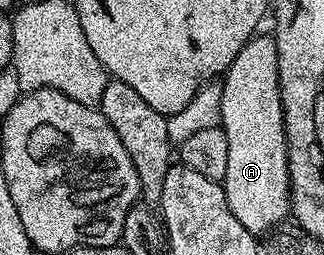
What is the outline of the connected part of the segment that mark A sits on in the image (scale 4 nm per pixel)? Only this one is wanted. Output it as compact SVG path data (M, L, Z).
M274 35L252 36L227 67L221 83L219 122L225 130L225 138L229 138L229 163L221 183L229 210L233 210L237 222L259 238L284 223L291 210L287 135Z

